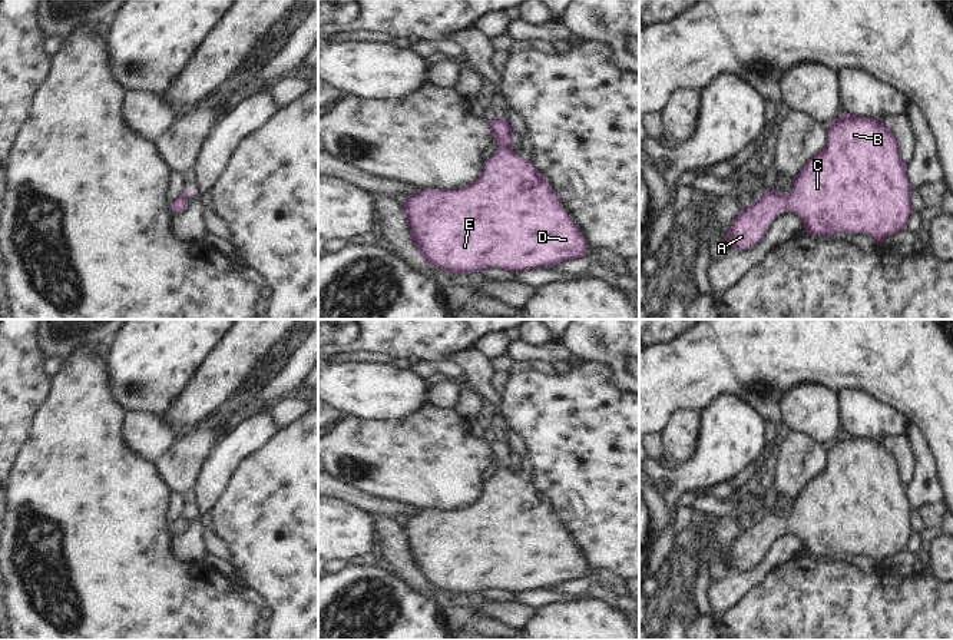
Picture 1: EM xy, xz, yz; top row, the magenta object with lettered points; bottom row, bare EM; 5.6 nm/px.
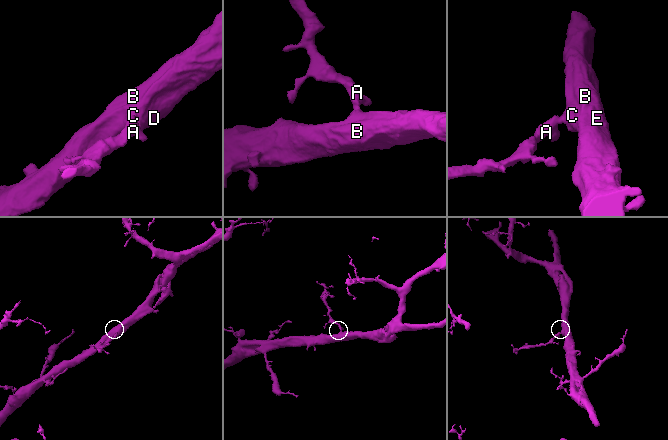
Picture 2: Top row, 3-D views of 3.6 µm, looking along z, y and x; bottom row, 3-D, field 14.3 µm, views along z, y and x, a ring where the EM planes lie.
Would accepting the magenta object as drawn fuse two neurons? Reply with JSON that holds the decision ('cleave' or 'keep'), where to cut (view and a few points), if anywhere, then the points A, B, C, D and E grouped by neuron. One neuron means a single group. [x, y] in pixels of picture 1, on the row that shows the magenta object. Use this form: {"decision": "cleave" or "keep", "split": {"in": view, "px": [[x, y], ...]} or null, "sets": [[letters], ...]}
{"decision": "keep", "split": null, "sets": [["A", "B", "C", "D", "E"]]}

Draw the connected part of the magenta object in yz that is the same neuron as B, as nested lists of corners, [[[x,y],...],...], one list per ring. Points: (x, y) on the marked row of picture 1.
[[[848,113],[827,127],[827,142],[794,178],[794,188],[787,195],[767,190],[758,200],[751,202],[734,220],[725,241],[737,251],[758,245],[774,219],[787,210],[800,215],[804,229],[810,235],[831,236],[837,232],[866,233],[880,243],[901,229],[906,229],[913,212],[911,185],[906,172],[906,162],[900,156],[900,145],[894,133],[883,120]]]

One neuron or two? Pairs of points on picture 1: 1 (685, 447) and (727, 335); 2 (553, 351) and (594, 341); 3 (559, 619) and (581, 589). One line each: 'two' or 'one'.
1: two
2: two
3: two

